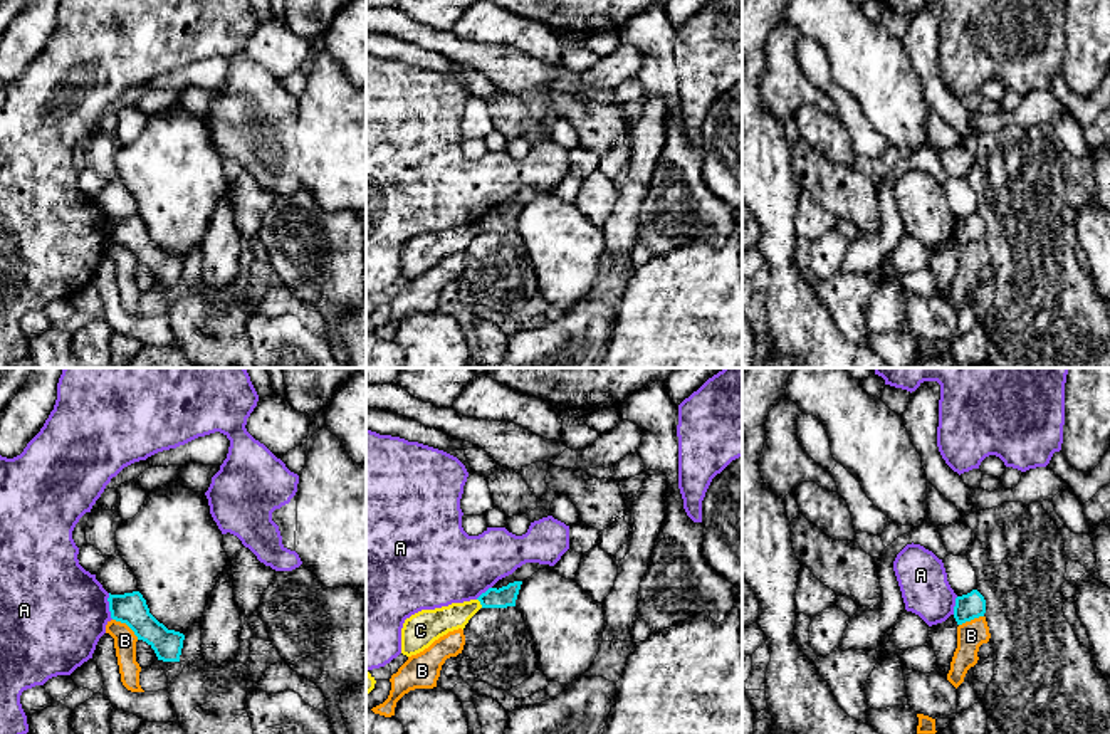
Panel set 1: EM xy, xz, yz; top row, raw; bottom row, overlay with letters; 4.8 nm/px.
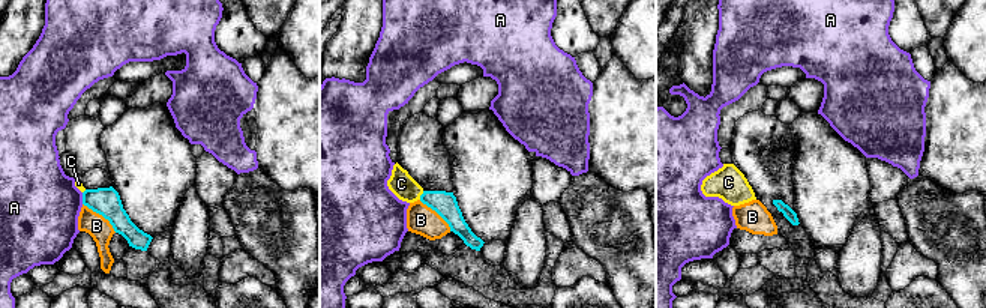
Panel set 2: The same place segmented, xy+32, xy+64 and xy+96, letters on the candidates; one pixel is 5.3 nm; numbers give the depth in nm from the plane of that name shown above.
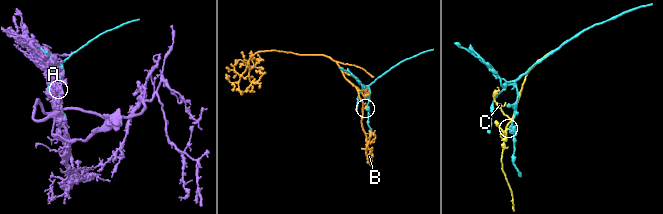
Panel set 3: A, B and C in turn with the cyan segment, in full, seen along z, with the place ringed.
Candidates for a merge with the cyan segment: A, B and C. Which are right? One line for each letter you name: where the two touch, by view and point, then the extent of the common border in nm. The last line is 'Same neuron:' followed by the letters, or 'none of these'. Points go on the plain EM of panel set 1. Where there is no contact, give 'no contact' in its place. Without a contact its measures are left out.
Same neuron: none of these

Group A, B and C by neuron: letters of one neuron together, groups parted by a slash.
A / B / C

